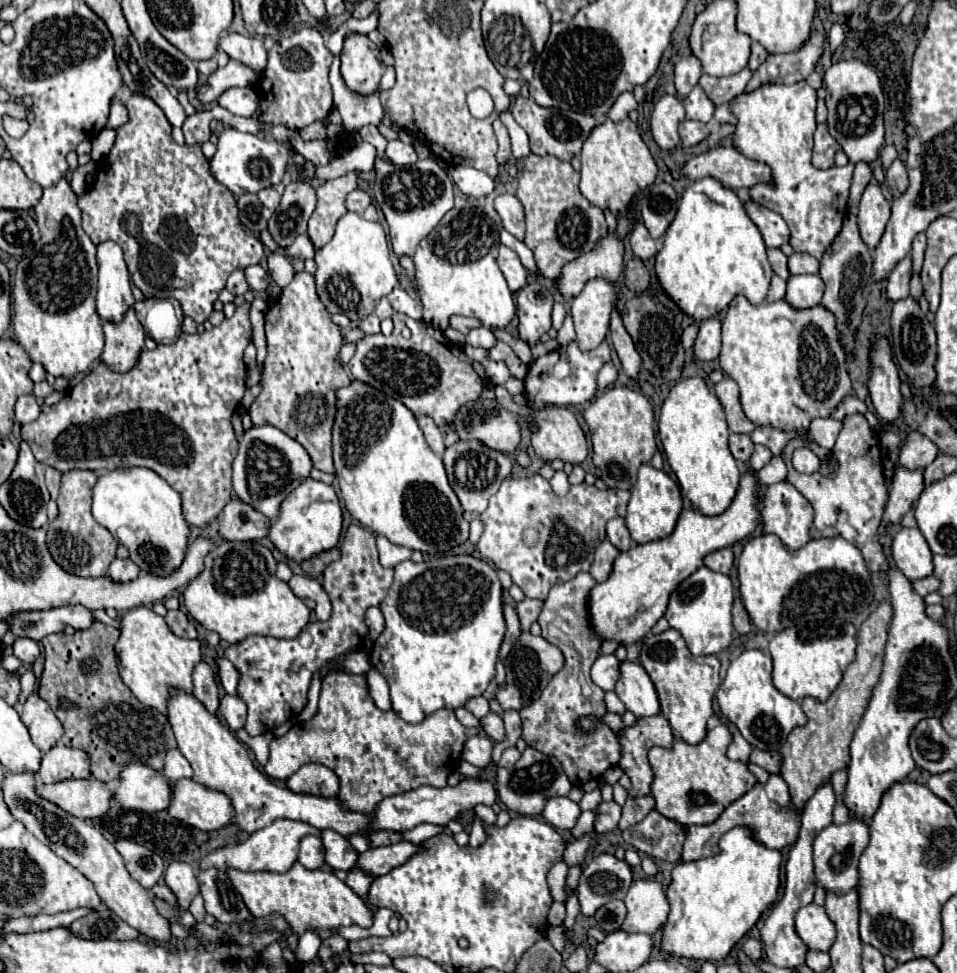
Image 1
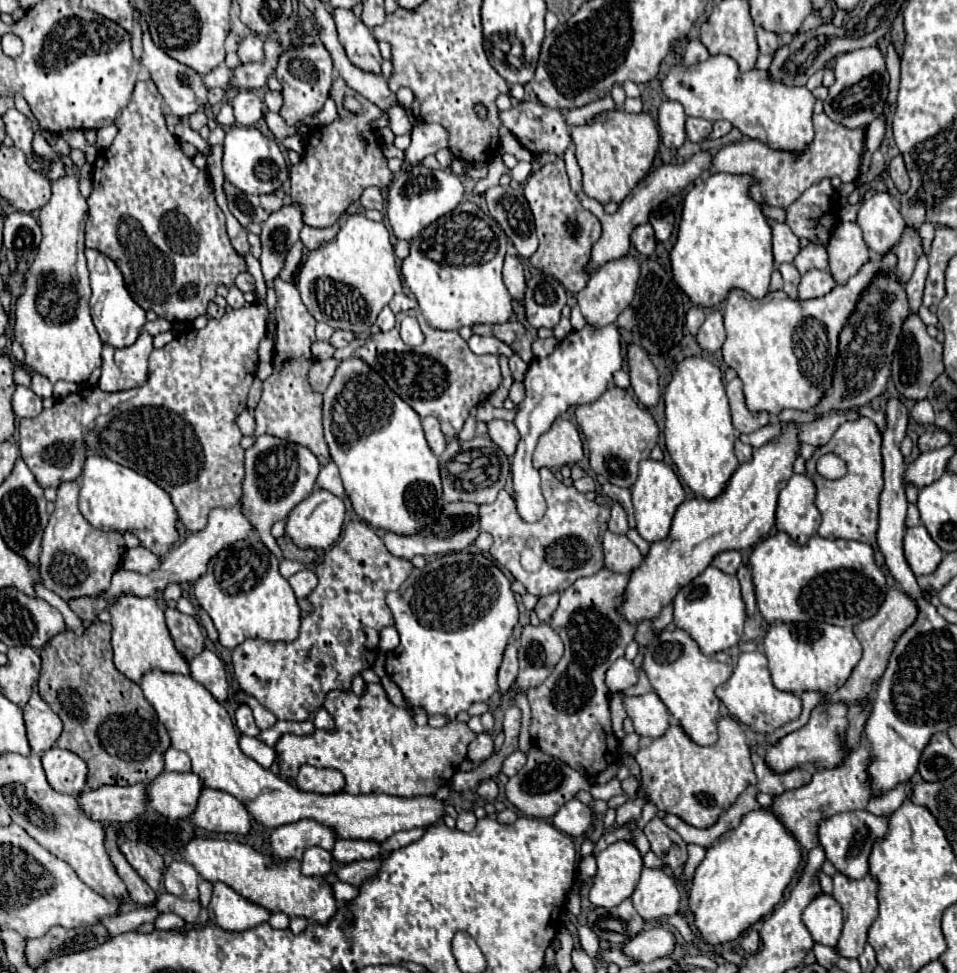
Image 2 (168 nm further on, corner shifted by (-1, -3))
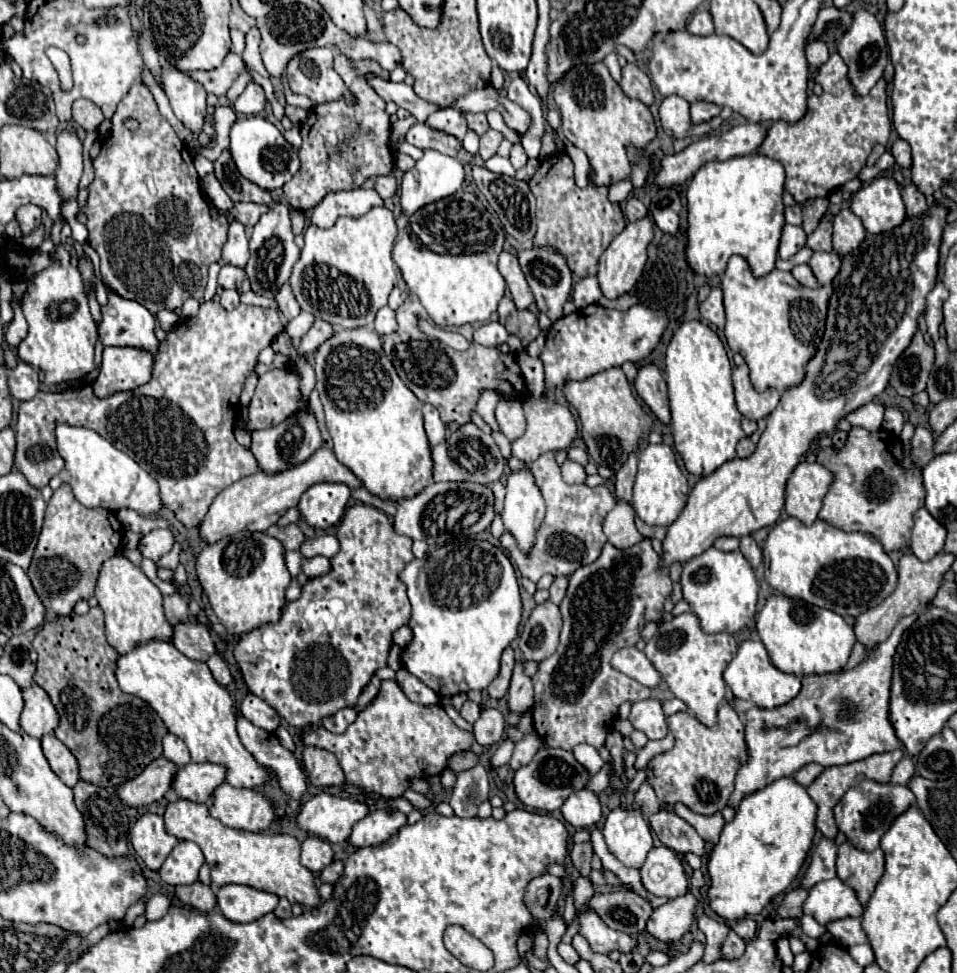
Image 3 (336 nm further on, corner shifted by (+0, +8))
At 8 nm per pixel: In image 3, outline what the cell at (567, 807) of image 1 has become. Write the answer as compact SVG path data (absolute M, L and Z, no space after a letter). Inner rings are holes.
M577 790L561 806L563 818L575 828L591 828L601 820L601 804L595 792Z

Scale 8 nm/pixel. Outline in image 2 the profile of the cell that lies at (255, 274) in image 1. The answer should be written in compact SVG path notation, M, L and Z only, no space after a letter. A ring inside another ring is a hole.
M244 271L244 273L240 273L238 277L236 277L236 281L234 281L234 285L240 289L240 291L254 291L254 277L248 273L248 271Z

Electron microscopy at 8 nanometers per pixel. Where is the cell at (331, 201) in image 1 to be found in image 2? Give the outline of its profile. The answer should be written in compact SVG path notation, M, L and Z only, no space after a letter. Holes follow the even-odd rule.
M338 77L332 85L332 99L336 101L338 115L342 121L334 121L326 127L314 129L308 137L308 149L302 155L302 161L298 165L292 165L290 169L290 195L292 199L298 199L304 207L304 223L314 229L326 229L332 227L338 217L354 203L360 193L374 185L374 187L388 187L392 181L392 171L386 165L386 159L380 151L380 141L376 133L370 129L370 121L378 119L382 111L370 103L368 99L362 99L362 95L352 93L350 87ZM346 97L354 97L362 105L360 115L352 115L342 101Z

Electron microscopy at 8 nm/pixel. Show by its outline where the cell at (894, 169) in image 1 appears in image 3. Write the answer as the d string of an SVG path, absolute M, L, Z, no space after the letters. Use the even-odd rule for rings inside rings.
M899 138L899 140L891 146L891 154L895 156L897 166L901 166L901 168L909 168L909 166L911 166L911 148L909 148L909 144L907 144L905 140Z

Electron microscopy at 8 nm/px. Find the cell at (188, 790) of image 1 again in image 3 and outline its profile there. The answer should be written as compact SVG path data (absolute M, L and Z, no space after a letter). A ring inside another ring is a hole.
M225 782L213 792L211 814L229 828L263 832L273 824L275 810L265 794L253 788L235 788Z

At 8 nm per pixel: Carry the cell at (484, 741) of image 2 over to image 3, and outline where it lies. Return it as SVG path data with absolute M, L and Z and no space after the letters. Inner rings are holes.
M485 708L473 726L475 726L475 740L481 746L497 744L505 736L505 716L495 708Z

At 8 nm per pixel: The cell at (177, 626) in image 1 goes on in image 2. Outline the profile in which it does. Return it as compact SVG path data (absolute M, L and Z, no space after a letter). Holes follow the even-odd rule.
M166 609L166 625L174 639L176 649L192 661L204 649L204 637L200 625L192 615L184 615L178 609Z

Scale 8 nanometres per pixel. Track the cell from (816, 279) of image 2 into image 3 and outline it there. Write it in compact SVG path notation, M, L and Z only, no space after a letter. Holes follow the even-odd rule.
M815 252L809 266L821 284L831 284L841 268L841 256L837 252Z

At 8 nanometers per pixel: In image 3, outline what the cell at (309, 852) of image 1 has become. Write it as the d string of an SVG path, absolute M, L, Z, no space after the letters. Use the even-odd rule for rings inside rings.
M311 836L311 838L307 838L303 842L301 864L305 868L309 868L311 872L321 872L331 862L333 862L333 848L331 848L331 844L327 840Z

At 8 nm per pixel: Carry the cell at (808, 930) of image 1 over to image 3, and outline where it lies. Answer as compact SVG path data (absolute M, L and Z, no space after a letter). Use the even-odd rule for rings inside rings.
M837 876L823 880L809 890L803 912L813 916L819 924L829 924L839 918L861 918L863 906L853 888L849 888Z

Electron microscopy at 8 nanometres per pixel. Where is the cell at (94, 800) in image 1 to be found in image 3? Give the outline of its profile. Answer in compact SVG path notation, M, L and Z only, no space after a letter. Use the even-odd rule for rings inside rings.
M163 756L153 760L137 778L121 784L117 788L117 796L133 808L153 804L155 800L161 800L177 774L177 764L171 760L165 760Z

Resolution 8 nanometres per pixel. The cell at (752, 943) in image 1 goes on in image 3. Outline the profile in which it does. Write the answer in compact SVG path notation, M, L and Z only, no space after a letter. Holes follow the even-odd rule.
M741 918L741 920L733 926L733 930L735 930L745 942L749 942L749 940L755 938L755 934L757 934L757 922L751 920L751 918Z

